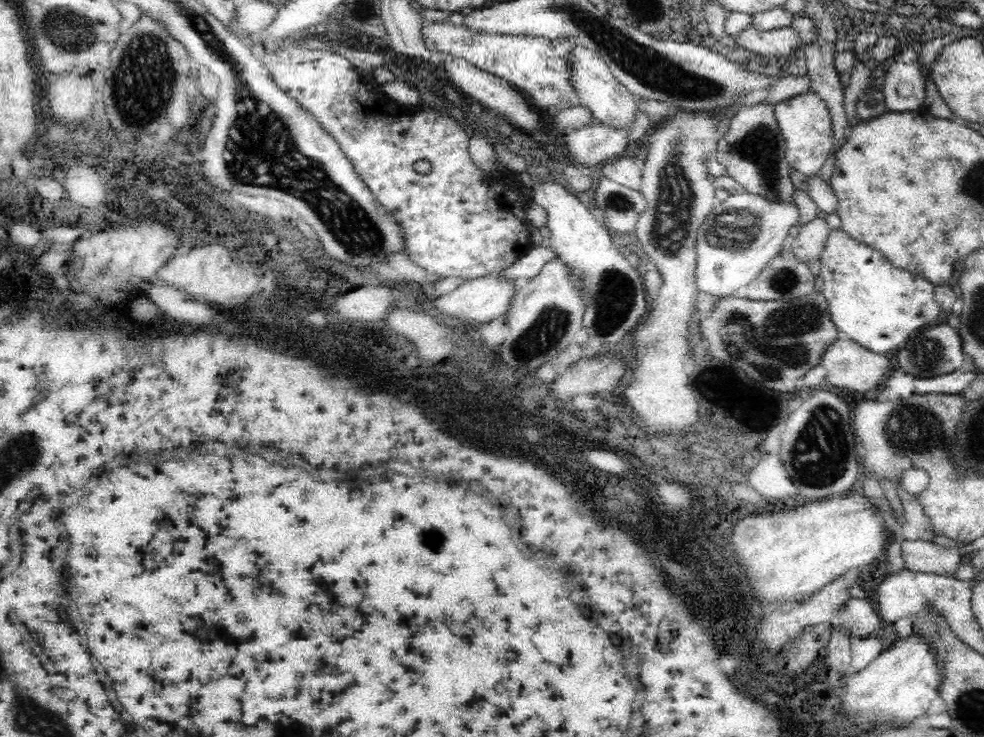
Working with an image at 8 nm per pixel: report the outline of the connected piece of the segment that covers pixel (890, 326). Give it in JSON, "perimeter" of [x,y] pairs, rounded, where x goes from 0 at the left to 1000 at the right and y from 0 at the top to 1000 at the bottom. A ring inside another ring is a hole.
{"perimeter":[[[856,311],[843,315],[833,358],[834,376],[837,379],[834,398],[840,410],[843,434],[853,450],[884,478],[900,483],[900,478],[917,472],[927,450],[945,444],[955,429],[954,415],[949,407],[950,388],[946,383],[937,379],[937,374],[909,364],[893,342],[882,336],[880,331],[872,331]]]}

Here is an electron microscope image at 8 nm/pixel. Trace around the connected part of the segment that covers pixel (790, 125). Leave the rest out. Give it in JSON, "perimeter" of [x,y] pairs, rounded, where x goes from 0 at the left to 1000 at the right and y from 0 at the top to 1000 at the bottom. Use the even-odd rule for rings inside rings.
{"perimeter":[[[824,123],[799,134],[786,144],[787,161],[799,194],[799,212],[804,228],[817,239],[831,239],[846,195],[843,156],[839,142]]]}

